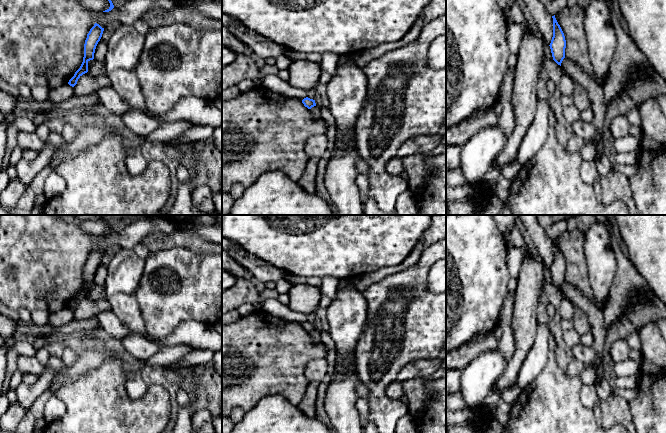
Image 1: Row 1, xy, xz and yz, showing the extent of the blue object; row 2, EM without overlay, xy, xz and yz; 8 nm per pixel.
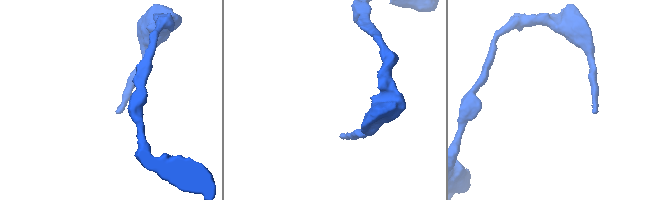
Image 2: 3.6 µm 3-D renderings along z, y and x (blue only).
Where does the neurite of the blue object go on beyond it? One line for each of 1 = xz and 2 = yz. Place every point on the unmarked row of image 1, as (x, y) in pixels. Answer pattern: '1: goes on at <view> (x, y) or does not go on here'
1: does not go on here
2: does not go on here

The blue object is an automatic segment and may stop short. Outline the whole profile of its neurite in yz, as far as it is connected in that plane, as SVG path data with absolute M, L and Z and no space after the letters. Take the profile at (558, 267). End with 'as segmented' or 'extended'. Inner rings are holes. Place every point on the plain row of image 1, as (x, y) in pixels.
M555 239L553 242L553 261L550 267L550 273L553 284L561 290L563 283L565 282L566 264L564 257L558 248Z | as segmented

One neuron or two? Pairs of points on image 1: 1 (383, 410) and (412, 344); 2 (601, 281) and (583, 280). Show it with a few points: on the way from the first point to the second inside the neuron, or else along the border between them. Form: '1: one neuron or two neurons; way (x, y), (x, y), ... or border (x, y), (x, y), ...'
1: one neuron; way (380, 394), (380, 382), (390, 371), (396, 360)
2: two neurons; border (584, 257), (587, 277), (593, 296), (601, 301)

